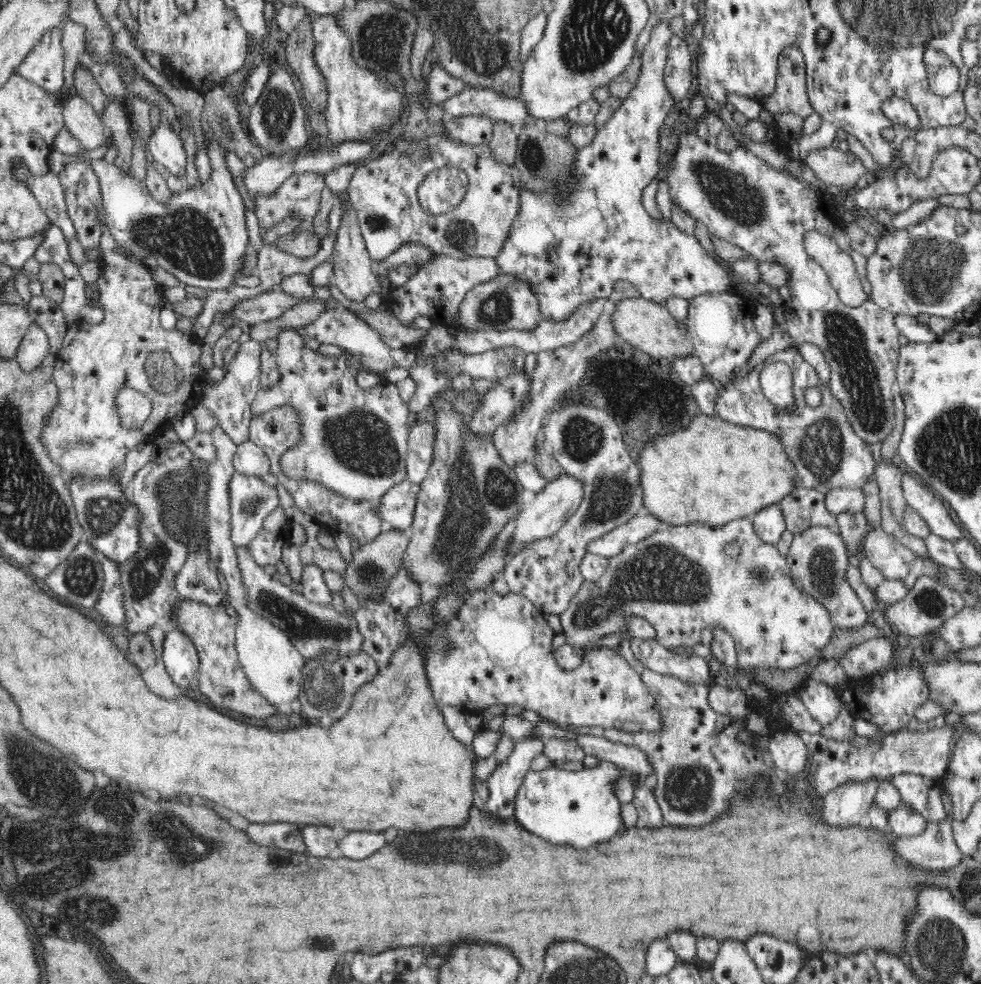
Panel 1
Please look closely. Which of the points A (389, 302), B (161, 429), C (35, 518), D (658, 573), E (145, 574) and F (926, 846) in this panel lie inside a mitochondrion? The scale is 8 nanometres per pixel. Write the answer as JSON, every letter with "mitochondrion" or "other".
{"A":"other","B":"other","C":"mitochondrion","D":"mitochondrion","E":"mitochondrion","F":"other"}

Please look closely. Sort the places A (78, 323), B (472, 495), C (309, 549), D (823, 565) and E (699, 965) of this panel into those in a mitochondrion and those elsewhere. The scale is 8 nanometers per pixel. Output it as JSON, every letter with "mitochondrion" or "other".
{"A":"other","B":"mitochondrion","C":"other","D":"mitochondrion","E":"other"}

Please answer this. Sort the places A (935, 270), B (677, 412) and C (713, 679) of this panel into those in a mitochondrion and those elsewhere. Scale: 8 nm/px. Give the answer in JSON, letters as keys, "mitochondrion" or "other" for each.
{"A":"mitochondrion","B":"mitochondrion","C":"other"}

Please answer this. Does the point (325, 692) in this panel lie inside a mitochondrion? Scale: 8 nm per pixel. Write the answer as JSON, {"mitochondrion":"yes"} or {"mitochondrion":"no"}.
{"mitochondrion":"yes"}

